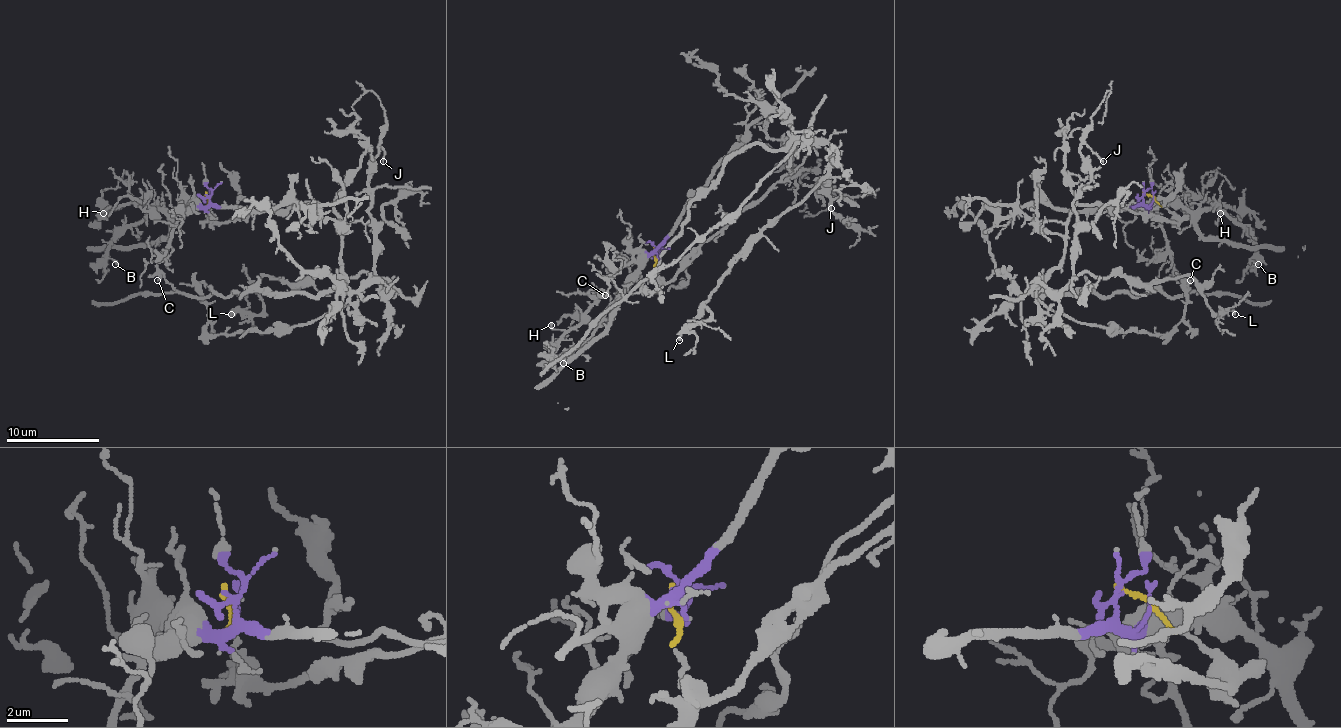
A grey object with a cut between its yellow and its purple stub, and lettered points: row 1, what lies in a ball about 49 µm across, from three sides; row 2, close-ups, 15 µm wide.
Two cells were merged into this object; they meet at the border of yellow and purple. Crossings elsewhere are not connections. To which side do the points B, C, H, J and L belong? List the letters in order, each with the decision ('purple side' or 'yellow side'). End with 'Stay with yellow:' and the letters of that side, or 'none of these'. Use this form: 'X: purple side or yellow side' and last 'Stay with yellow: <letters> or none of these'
B: purple side
C: purple side
H: purple side
J: yellow side
L: yellow side
Stay with yellow: J, L

